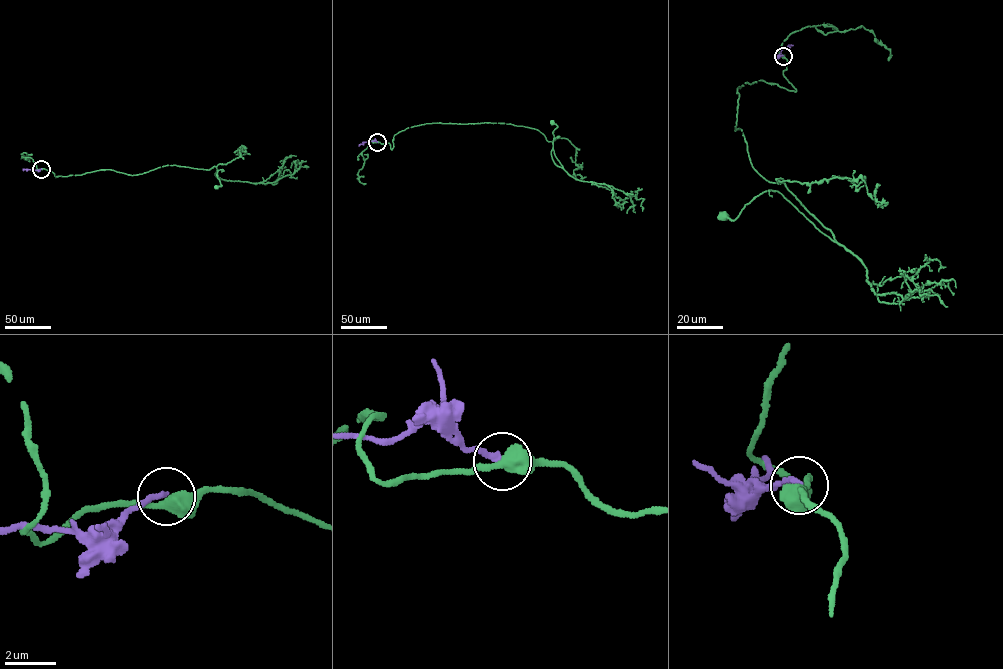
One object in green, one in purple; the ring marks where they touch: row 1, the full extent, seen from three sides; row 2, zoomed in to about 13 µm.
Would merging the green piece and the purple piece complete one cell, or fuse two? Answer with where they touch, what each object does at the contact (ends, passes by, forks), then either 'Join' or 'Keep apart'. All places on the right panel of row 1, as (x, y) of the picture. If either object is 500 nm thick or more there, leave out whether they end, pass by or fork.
Place: (783, 56). At the ring green passes by. At the ring purple ends. Keep apart

